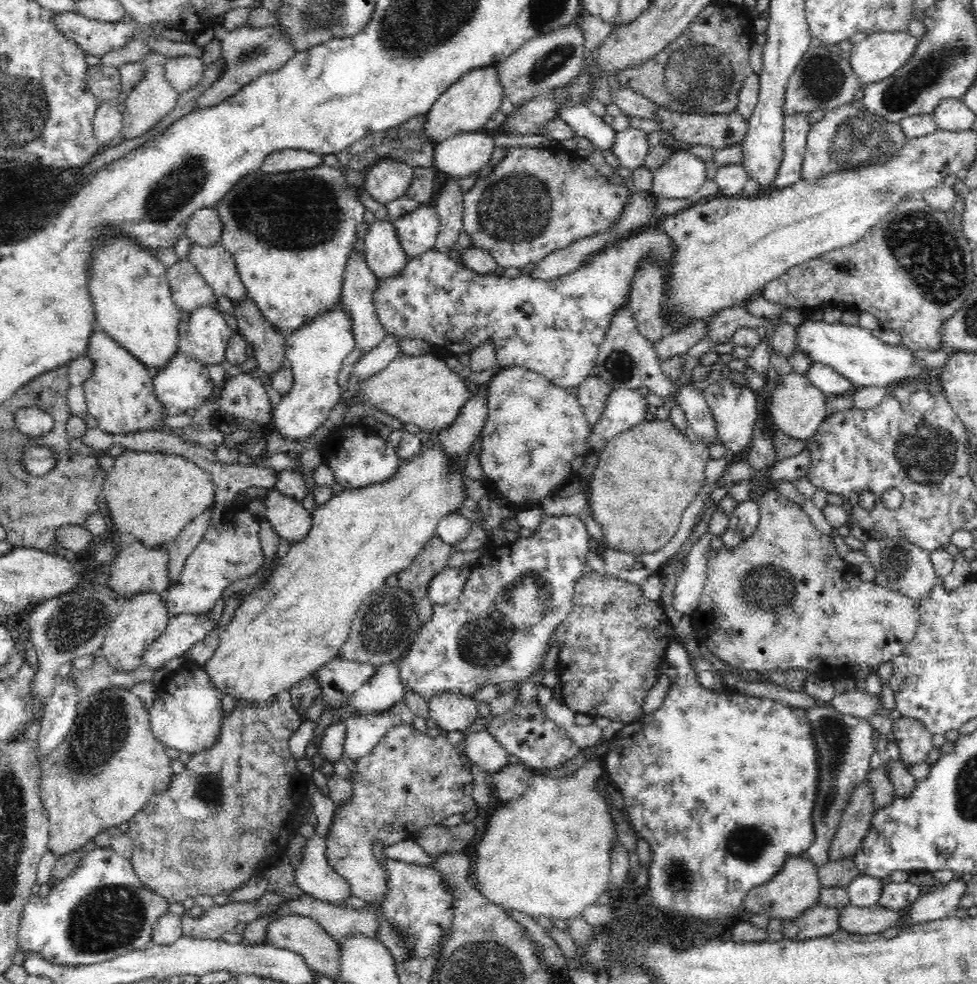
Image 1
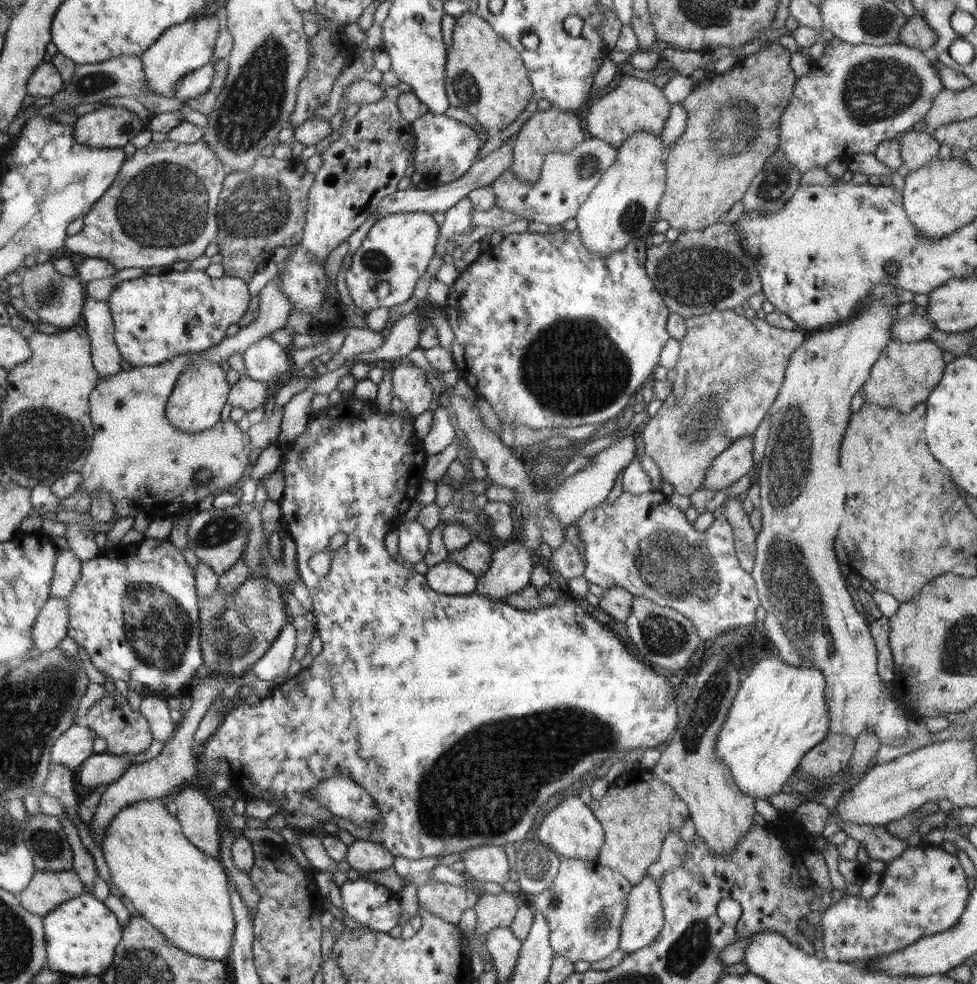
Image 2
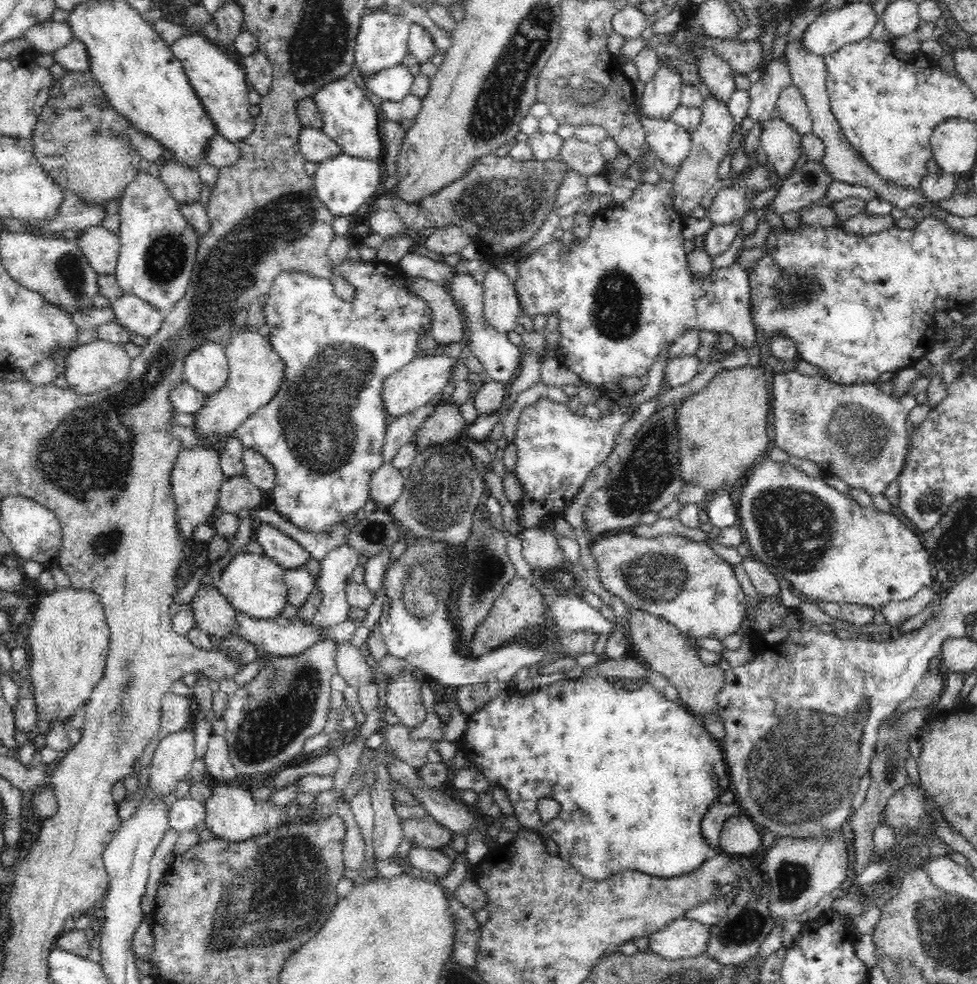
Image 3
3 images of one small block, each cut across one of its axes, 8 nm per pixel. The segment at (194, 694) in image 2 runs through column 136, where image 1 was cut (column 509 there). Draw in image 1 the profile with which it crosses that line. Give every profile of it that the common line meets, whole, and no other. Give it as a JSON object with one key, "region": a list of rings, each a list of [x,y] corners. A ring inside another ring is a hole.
{"region":[[[522,762],[515,765],[507,763],[501,770],[489,775],[489,783],[498,793],[498,798],[506,803],[526,793],[530,778],[531,772]]]}

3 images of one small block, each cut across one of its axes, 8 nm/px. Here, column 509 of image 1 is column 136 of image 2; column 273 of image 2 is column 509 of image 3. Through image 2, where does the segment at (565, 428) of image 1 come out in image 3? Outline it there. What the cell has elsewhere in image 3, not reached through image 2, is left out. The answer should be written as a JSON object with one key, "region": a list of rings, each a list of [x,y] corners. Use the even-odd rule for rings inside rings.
{"region":[[[496,266],[488,270],[482,283],[486,321],[498,333],[508,335],[515,330],[522,311],[514,283]]]}

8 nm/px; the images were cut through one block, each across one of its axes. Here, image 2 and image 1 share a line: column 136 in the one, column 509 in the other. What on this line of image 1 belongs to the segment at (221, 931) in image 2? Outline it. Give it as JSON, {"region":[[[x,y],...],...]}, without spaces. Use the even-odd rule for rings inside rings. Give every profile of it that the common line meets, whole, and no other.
{"region":[[[593,758],[588,761],[588,764],[584,765],[576,772],[571,775],[566,775],[560,778],[560,776],[551,776],[548,775],[531,775],[529,779],[529,786],[526,790],[526,793],[523,796],[516,800],[504,803],[502,806],[498,807],[496,812],[490,816],[490,822],[485,826],[484,836],[482,840],[476,844],[476,858],[471,862],[469,866],[469,874],[474,875],[475,880],[475,889],[483,894],[490,902],[494,905],[500,907],[504,911],[516,911],[521,912],[522,914],[527,914],[533,918],[538,918],[544,916],[551,921],[554,920],[564,920],[566,922],[571,919],[577,918],[583,914],[583,911],[591,905],[595,904],[596,898],[600,896],[604,891],[608,890],[610,887],[611,880],[611,857],[612,850],[614,846],[619,844],[617,838],[616,830],[614,829],[614,820],[608,811],[608,805],[610,802],[604,797],[604,793],[600,792],[598,789],[598,782],[603,776],[604,768],[601,765],[601,758]]]}

